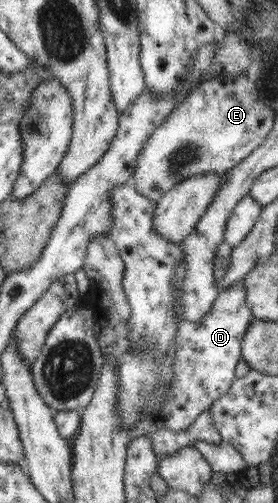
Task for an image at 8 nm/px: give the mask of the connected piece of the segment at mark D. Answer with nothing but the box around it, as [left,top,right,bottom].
[159,280,253,432]

